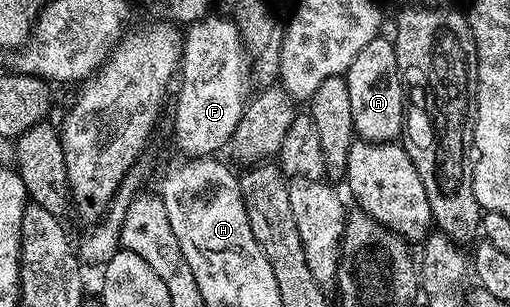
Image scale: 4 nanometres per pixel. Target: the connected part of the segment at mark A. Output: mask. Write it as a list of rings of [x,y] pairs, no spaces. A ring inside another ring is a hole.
[[[378,35],[355,55],[355,63],[344,74],[347,92],[351,98],[351,123],[353,132],[362,141],[388,145],[402,136],[405,128],[407,89],[402,84],[399,63],[392,40]]]

